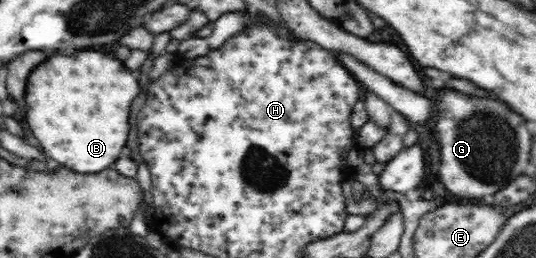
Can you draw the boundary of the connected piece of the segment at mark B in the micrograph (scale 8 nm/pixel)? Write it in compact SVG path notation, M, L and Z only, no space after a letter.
M79 51L71 57L55 55L29 77L25 95L29 111L25 111L25 121L48 157L75 173L99 173L100 170L113 168L115 161L125 154L130 128L129 111L139 90L137 79L116 59L109 59L103 53Z

